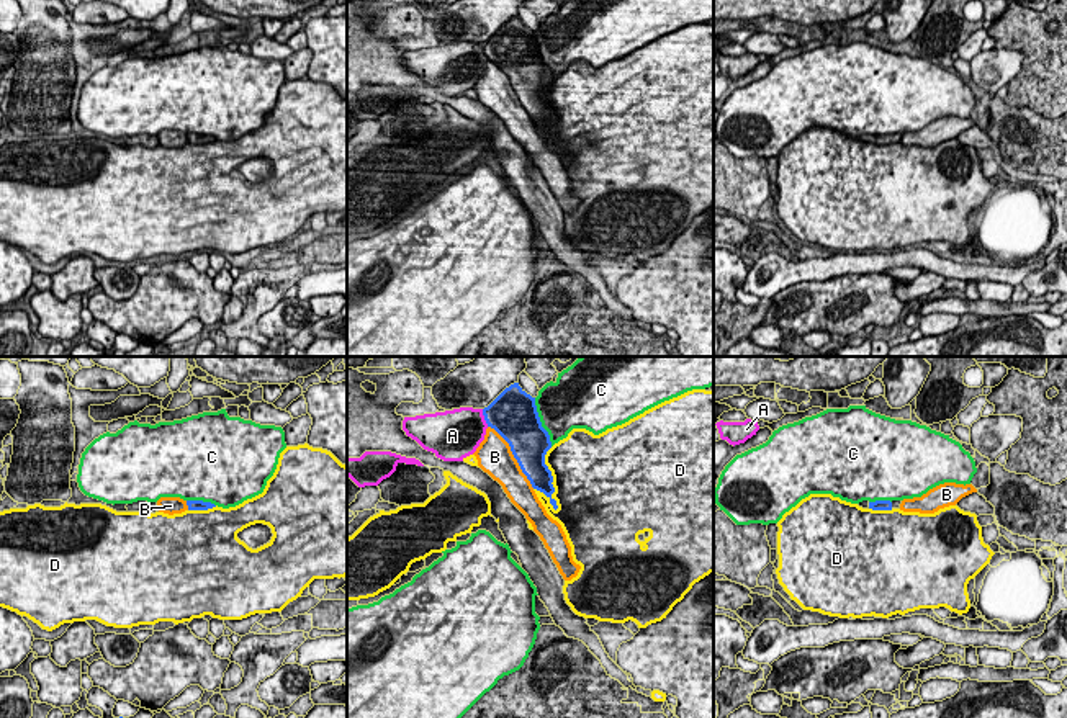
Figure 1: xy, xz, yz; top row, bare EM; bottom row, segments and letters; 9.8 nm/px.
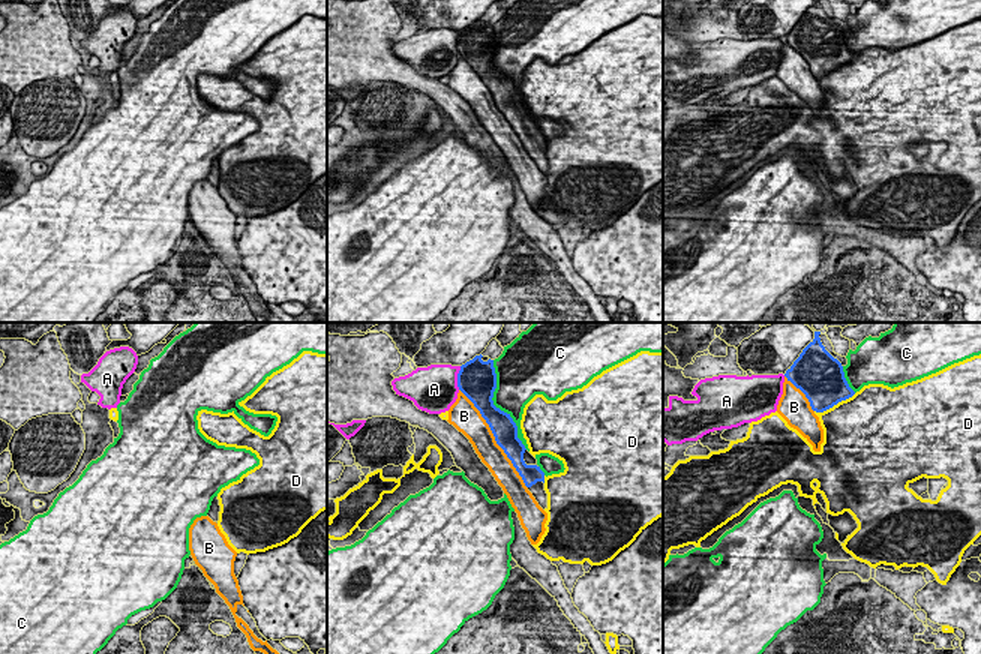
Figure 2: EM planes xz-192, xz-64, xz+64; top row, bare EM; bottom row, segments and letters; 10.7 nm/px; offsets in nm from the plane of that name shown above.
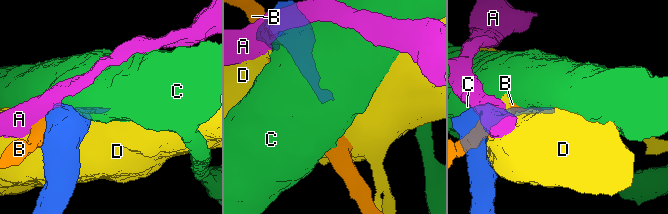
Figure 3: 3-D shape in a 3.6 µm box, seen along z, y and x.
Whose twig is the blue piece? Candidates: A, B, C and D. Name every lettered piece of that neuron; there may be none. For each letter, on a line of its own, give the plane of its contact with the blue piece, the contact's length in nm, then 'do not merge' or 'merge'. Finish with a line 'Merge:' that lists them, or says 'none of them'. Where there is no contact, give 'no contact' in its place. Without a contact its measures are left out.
A: xz | 190 nm | do not merge
B: xz | 750 nm | do not merge
C: xz | 500 nm | do not merge
D: xz | 650 nm | do not merge
Merge: none of them

